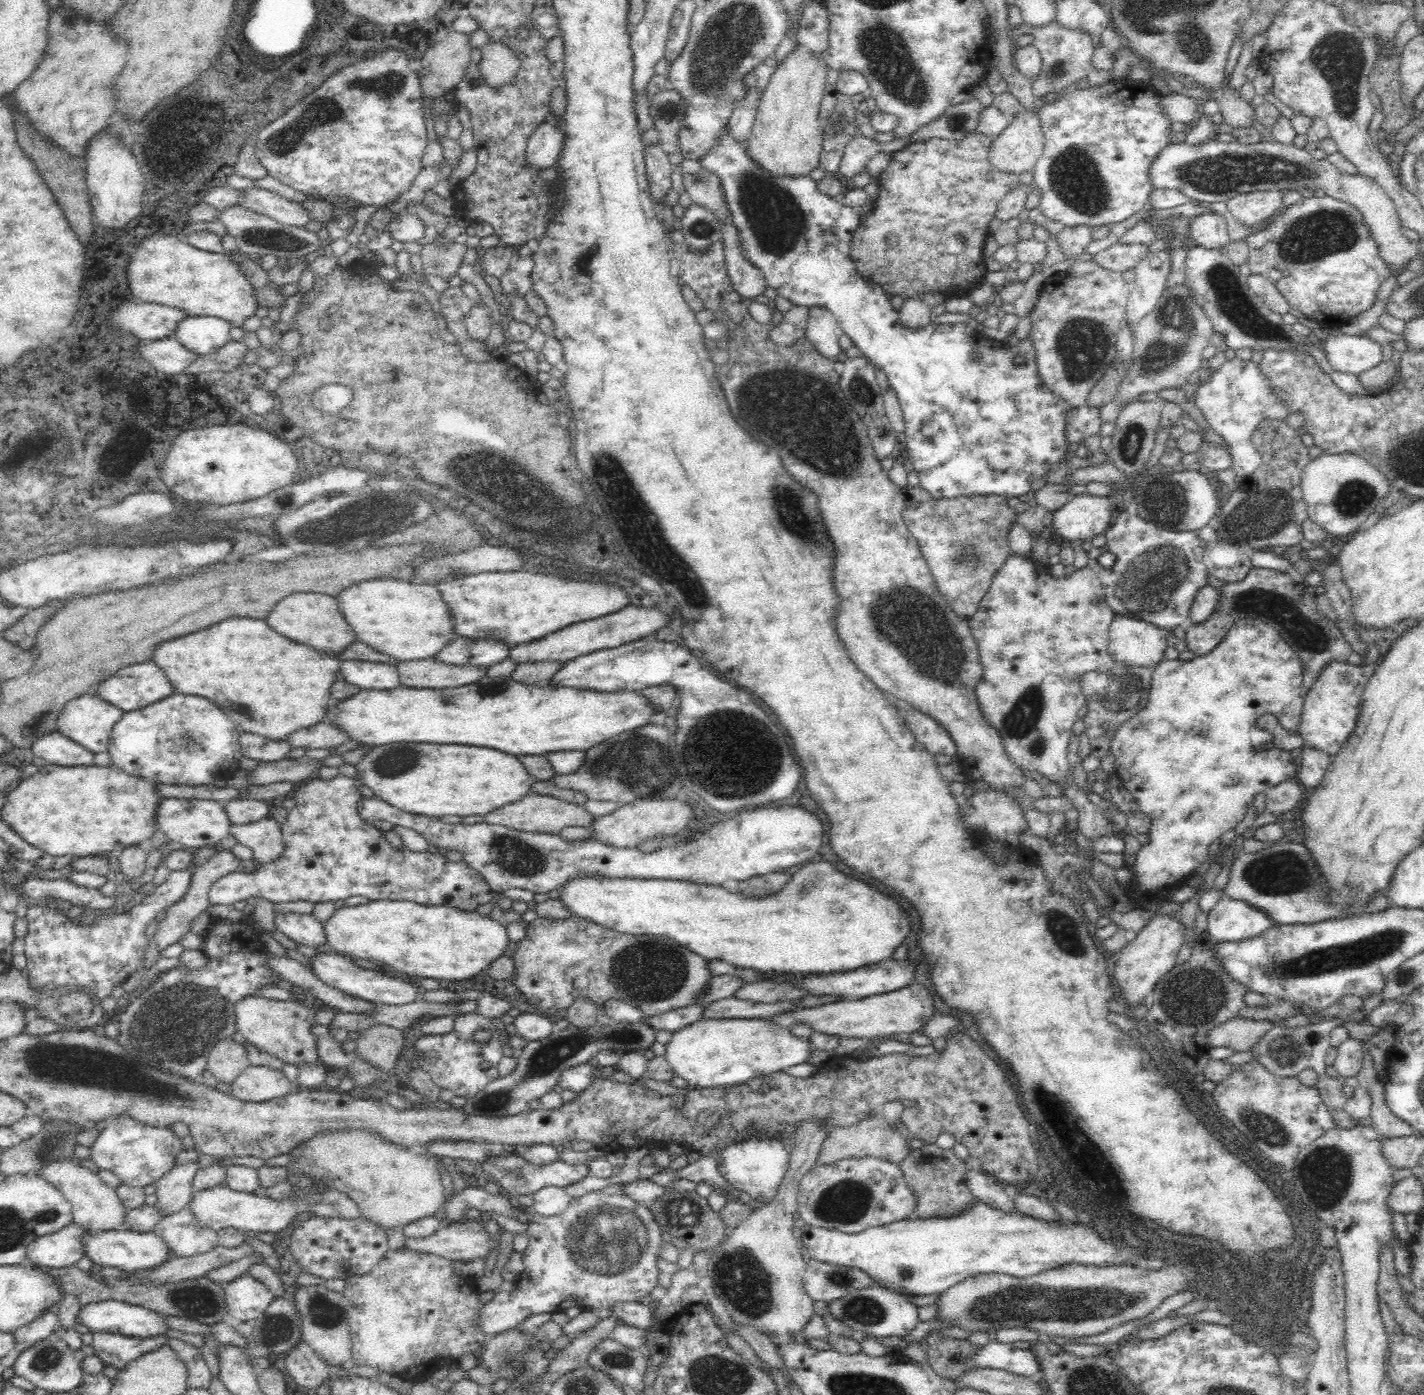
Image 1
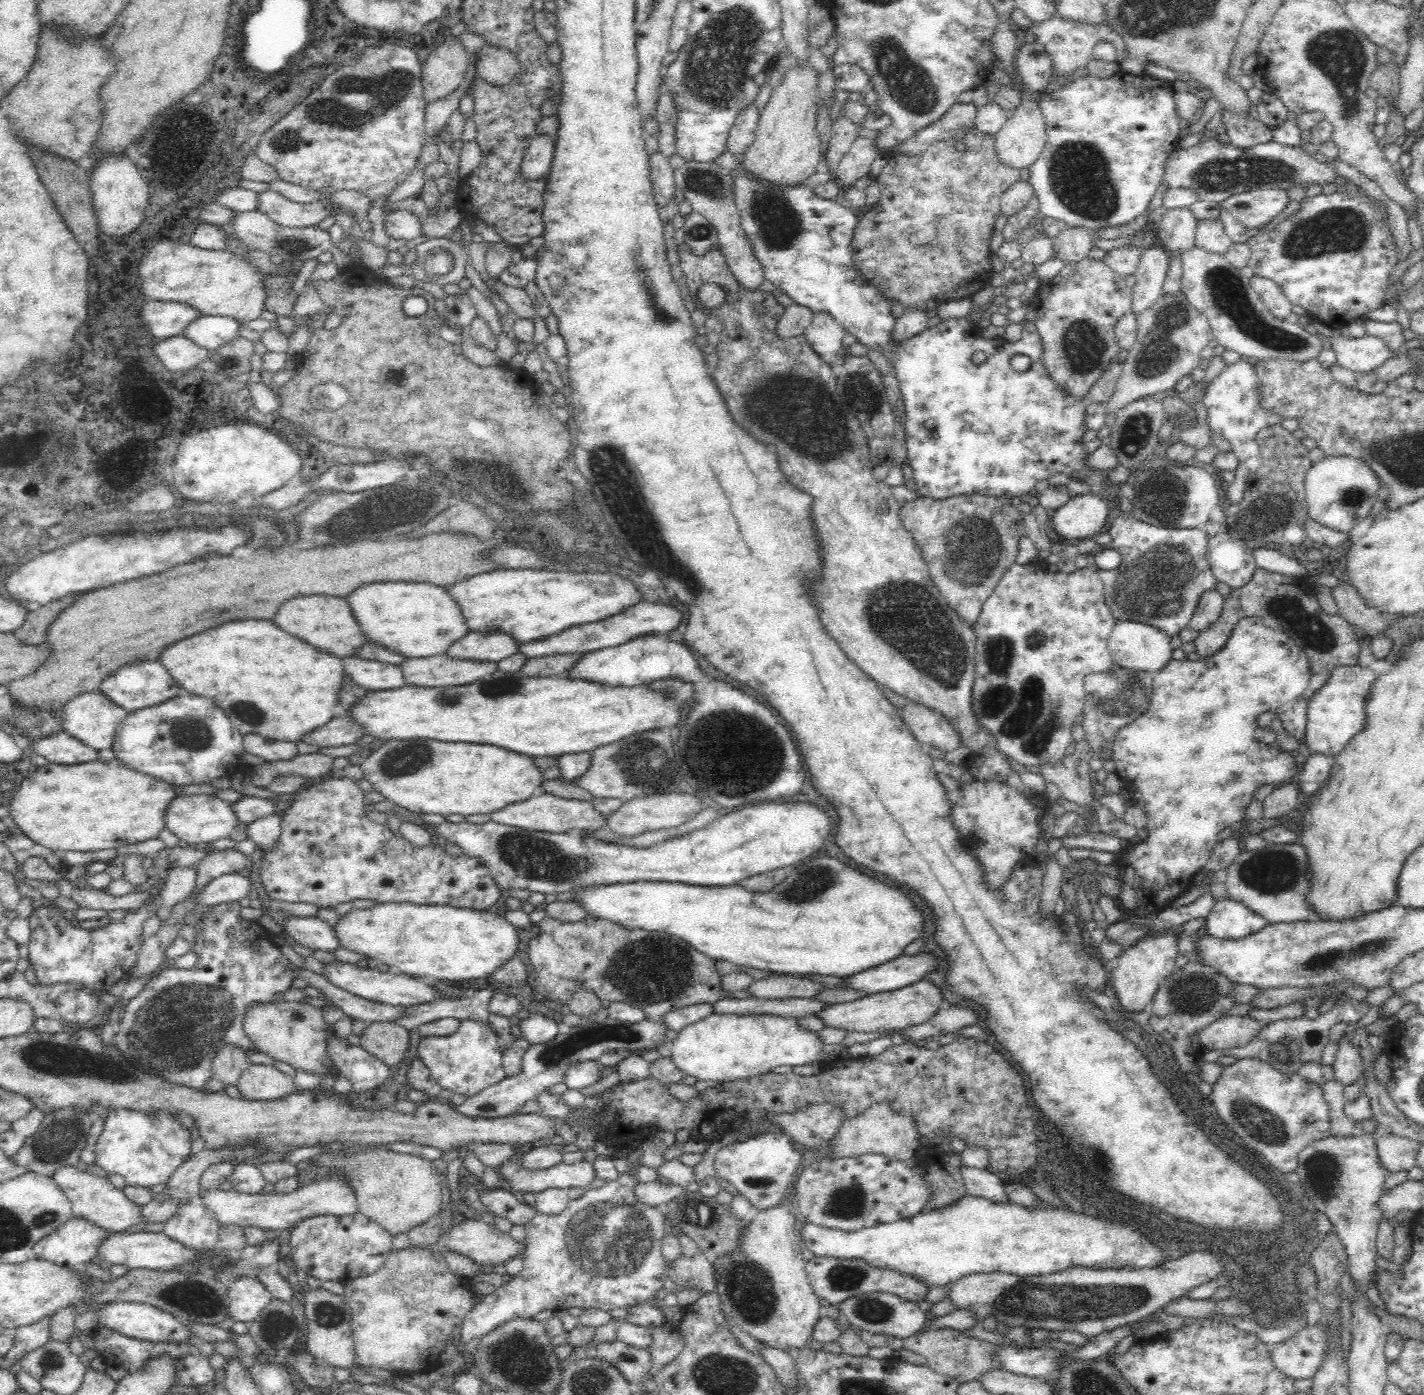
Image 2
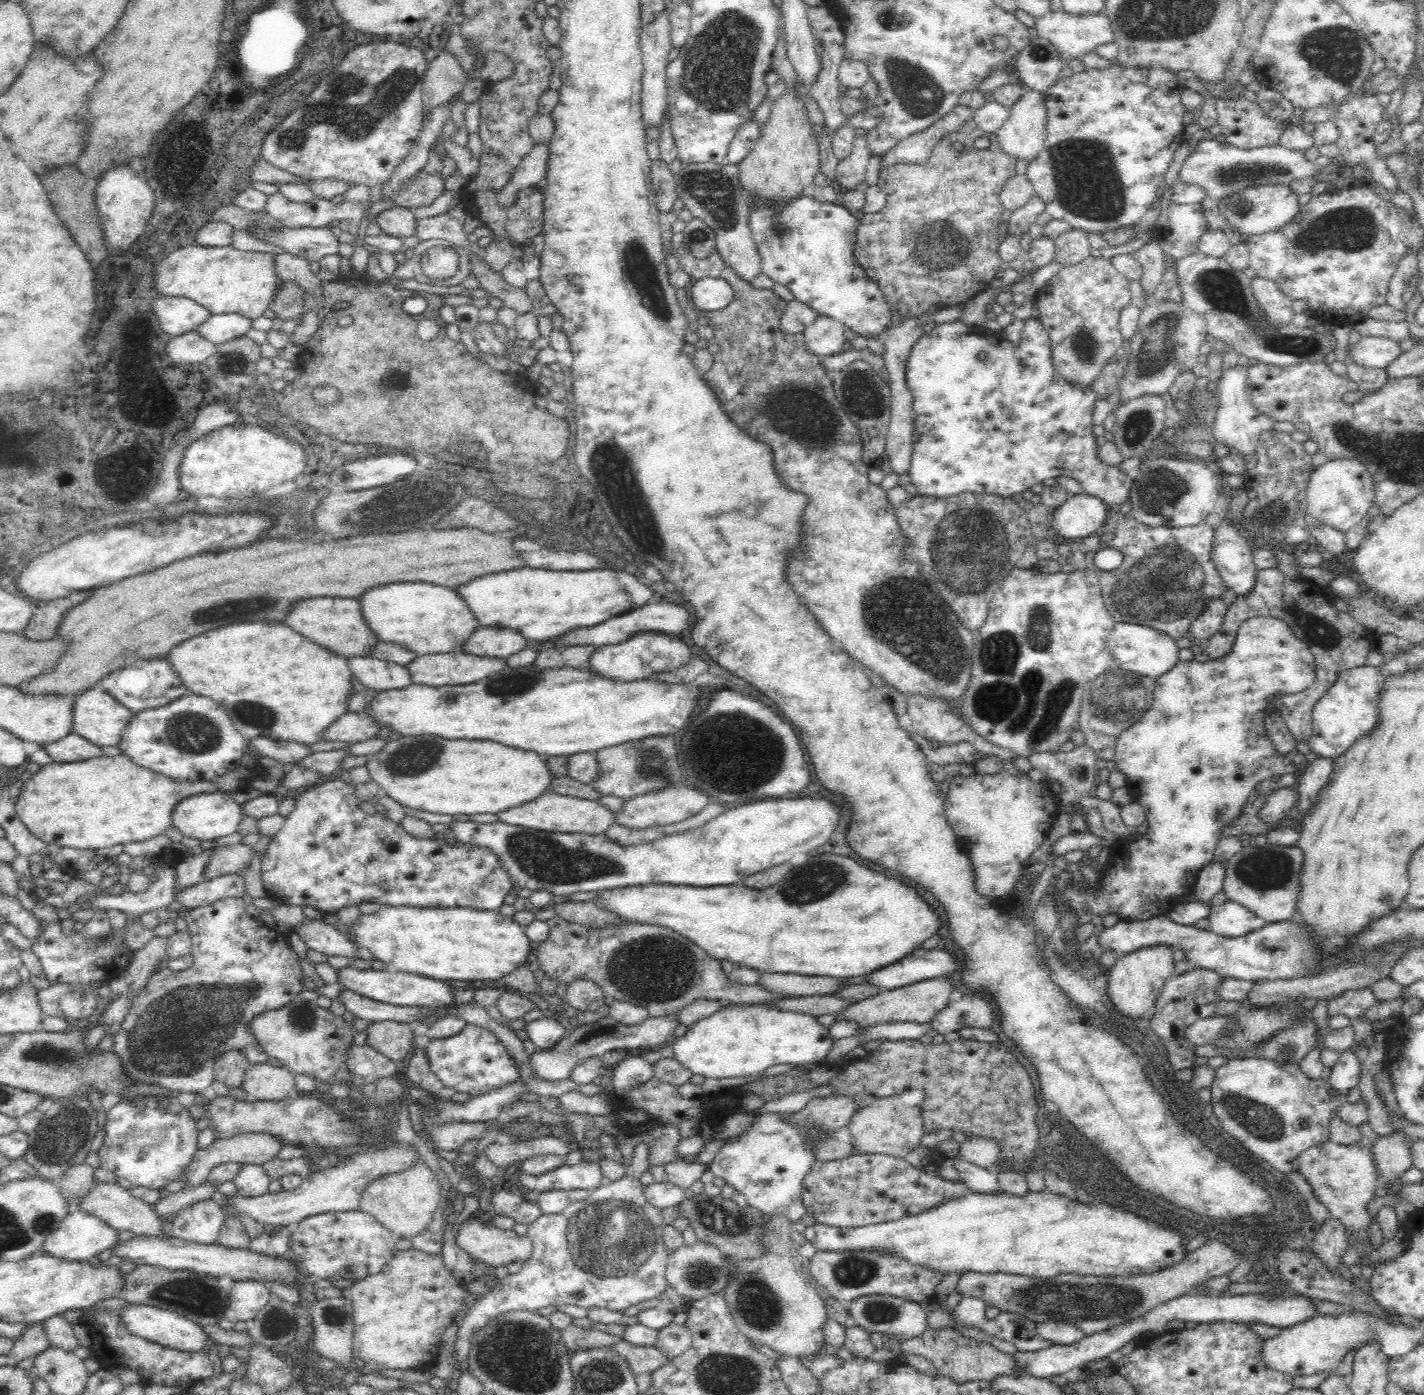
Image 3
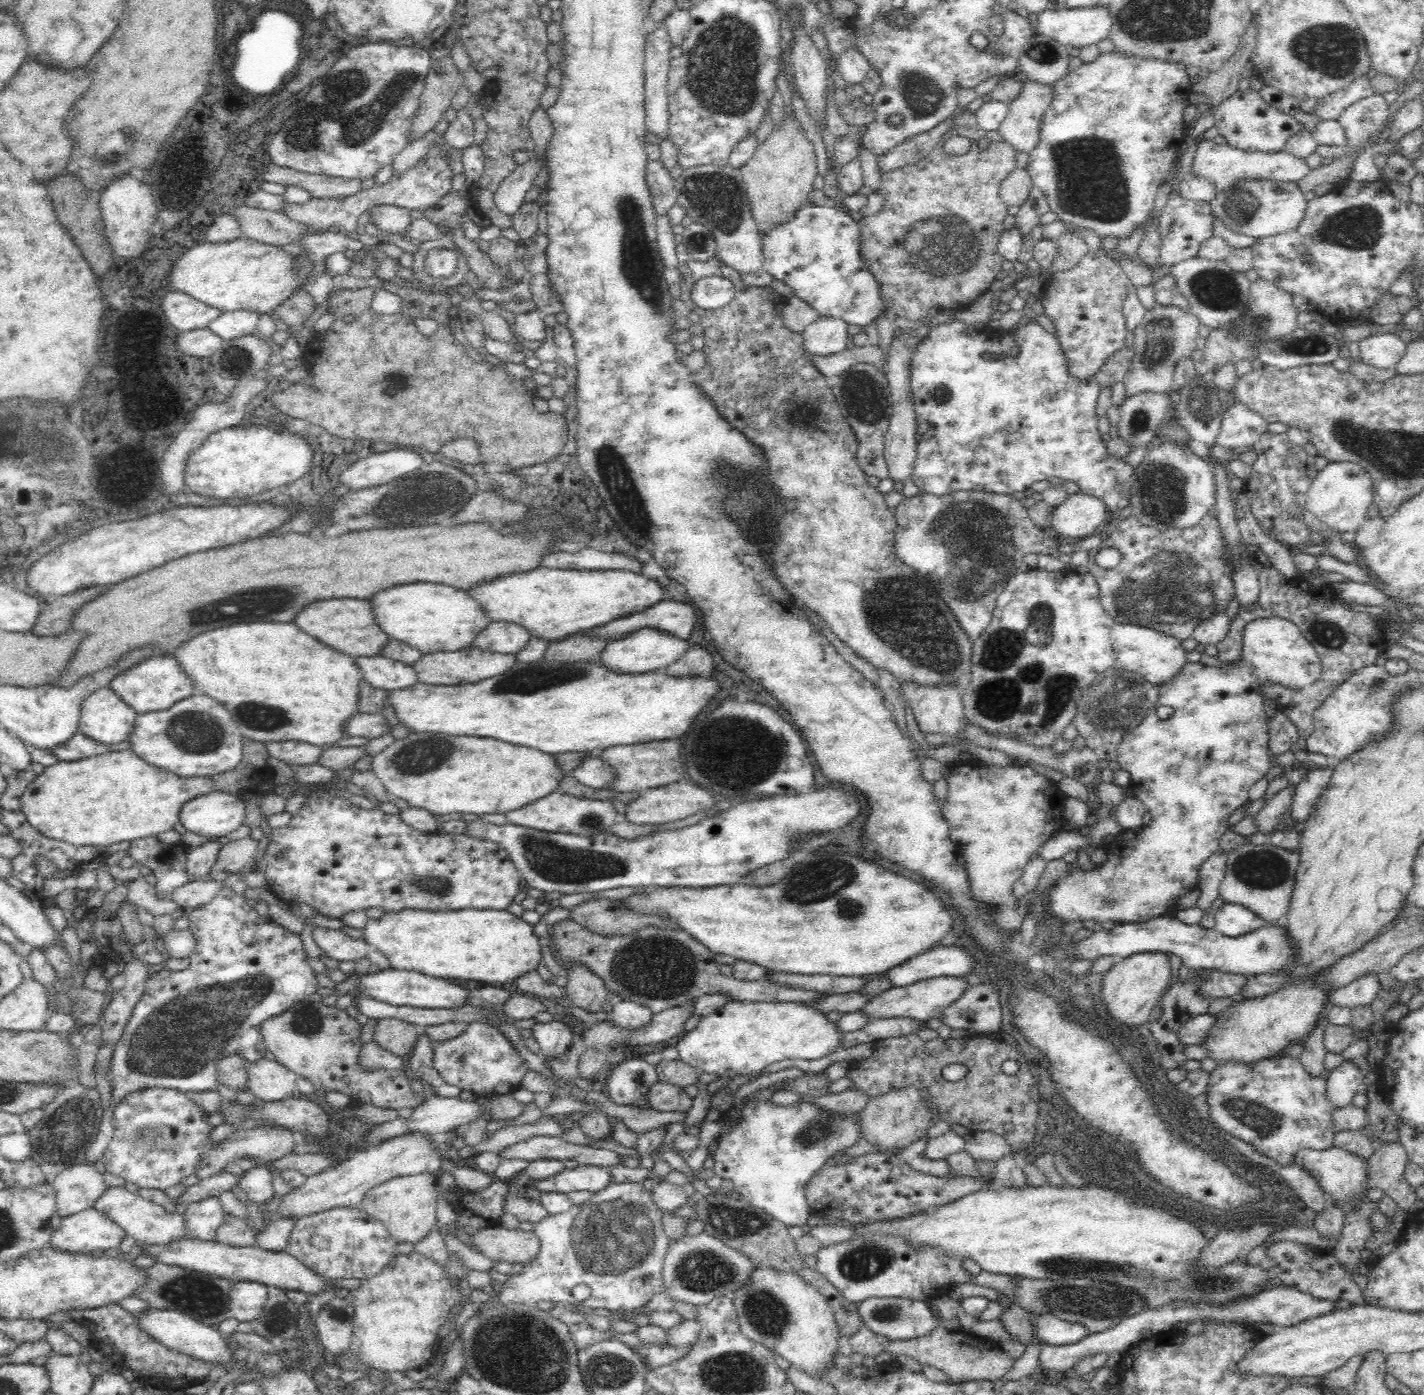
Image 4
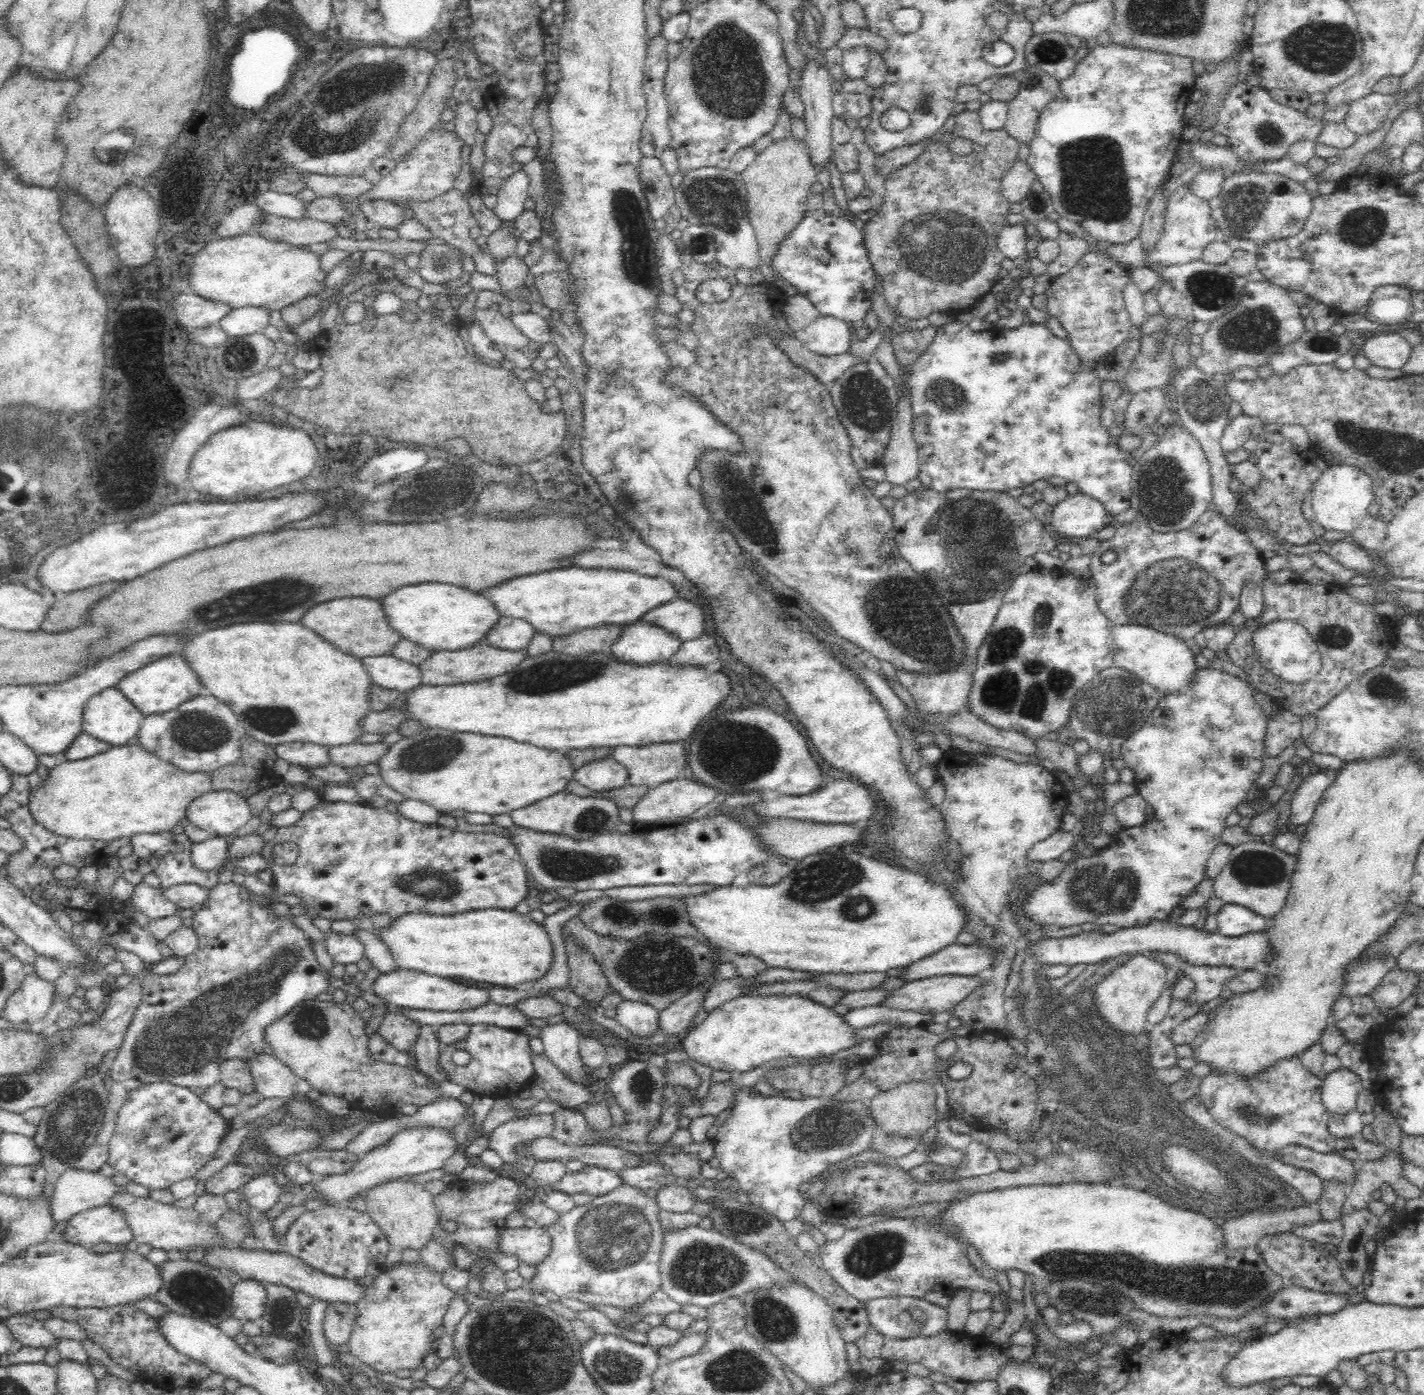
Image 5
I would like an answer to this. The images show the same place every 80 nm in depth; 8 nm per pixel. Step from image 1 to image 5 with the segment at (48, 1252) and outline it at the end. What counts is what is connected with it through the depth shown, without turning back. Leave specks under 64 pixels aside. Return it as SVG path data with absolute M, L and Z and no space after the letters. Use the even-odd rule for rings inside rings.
M108 1203L72 1216L60 1239L85 1246L98 1242L117 1246L130 1242L134 1237L135 1232L128 1223L126 1211L118 1205Z

